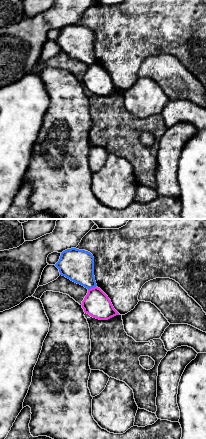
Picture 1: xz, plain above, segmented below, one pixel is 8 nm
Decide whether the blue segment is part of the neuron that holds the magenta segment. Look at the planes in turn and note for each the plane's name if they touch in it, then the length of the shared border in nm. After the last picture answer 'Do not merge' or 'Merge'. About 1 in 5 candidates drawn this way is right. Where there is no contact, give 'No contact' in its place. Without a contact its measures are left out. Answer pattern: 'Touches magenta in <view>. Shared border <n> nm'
Touches magenta in xz. Shared border 70 nm

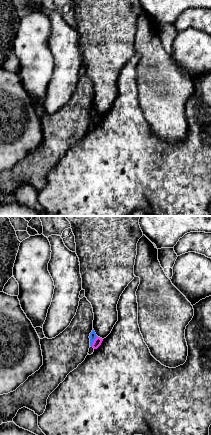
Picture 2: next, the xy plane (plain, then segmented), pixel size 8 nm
Touches magenta in xy. Shared border 100 nm

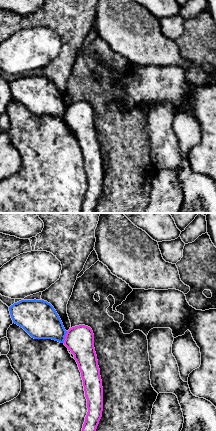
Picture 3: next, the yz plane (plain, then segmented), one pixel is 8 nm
Touches magenta in yz. Shared border 100 nm

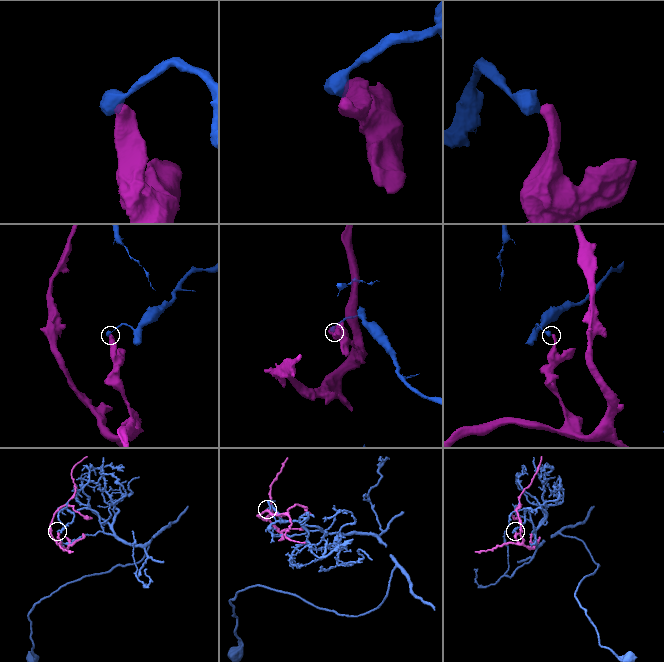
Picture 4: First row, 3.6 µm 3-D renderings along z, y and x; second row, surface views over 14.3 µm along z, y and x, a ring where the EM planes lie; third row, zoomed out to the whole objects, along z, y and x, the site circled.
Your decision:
Do not merge

